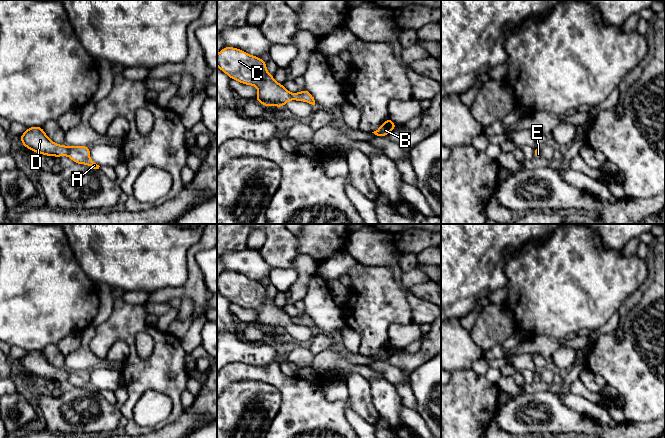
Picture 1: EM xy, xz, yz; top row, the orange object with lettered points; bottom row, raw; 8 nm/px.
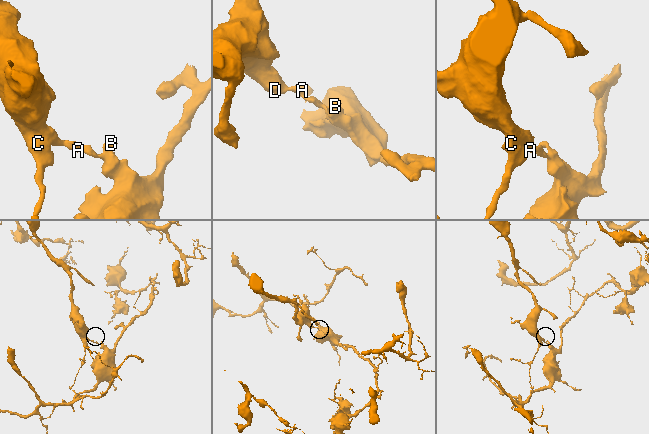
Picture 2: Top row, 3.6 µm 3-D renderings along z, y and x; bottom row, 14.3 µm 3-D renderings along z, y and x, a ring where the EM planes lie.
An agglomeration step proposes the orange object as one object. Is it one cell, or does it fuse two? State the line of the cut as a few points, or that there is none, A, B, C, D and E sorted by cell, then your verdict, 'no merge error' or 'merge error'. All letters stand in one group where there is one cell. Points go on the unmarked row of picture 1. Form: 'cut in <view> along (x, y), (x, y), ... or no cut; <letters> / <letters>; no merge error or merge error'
cut in xy along (67, 370), (66, 379); A B E / C D; merge error

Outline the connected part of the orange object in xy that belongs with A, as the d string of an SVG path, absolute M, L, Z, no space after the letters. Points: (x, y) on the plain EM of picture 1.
M67 370L67 379L76 388L89 389L93 393L99 393L99 389L90 382L90 371L88 370Z

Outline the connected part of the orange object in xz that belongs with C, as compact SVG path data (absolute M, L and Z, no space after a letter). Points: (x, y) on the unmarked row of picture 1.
M225 270L217 278L217 291L230 303L257 311L258 318L255 324L264 330L282 332L292 324L291 317L283 308L274 304L274 300L267 295L266 286L260 281L235 271Z

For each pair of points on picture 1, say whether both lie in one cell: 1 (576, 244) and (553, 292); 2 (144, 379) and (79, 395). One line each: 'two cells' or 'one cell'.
1: one cell
2: two cells

